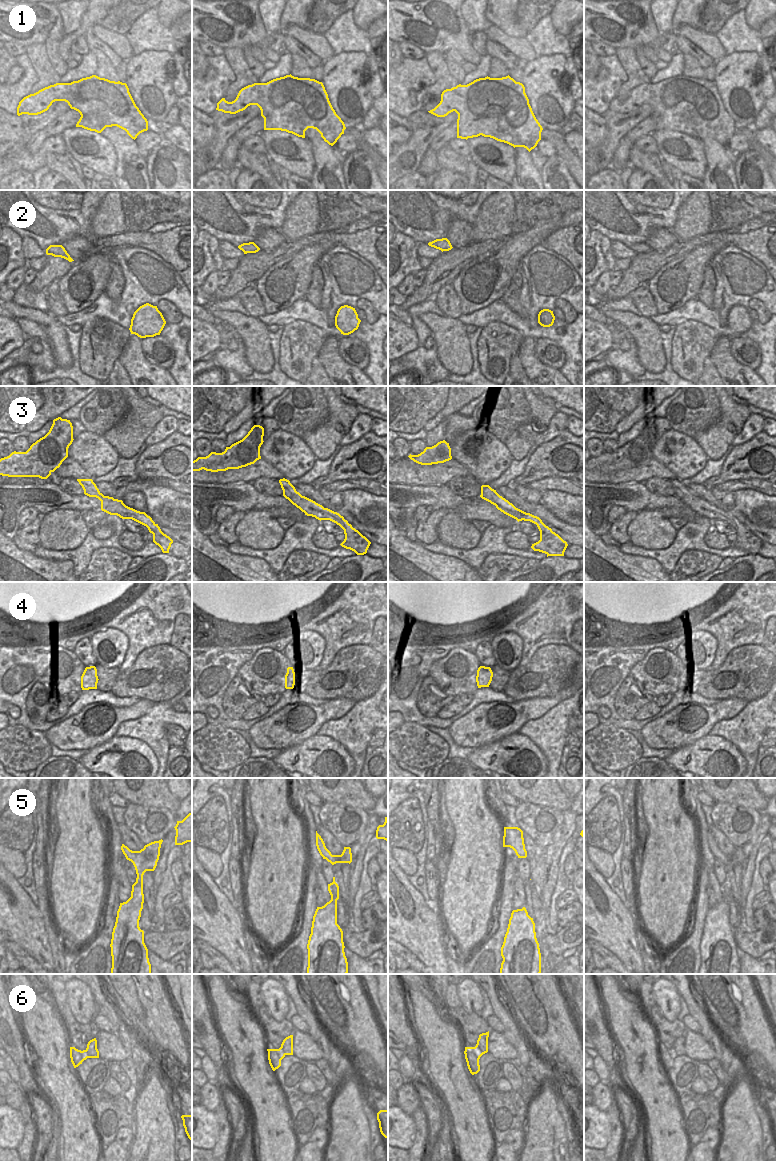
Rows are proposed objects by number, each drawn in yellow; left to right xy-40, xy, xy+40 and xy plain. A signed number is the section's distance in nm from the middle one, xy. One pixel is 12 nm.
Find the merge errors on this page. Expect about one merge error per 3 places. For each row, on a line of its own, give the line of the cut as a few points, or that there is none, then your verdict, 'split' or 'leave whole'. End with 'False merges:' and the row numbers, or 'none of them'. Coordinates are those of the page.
1: no cut | leave whole
2: no cut | leave whole
3: no cut | leave whole
4: no cut | leave whole
5: no cut | leave whole
6: xy+40 (476, 1044), (483, 1053) | split
False merges: 6

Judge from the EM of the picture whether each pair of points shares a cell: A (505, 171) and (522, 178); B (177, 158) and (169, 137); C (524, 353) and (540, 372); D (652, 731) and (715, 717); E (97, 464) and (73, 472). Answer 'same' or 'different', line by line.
A: different
B: different
C: same
D: same
E: different

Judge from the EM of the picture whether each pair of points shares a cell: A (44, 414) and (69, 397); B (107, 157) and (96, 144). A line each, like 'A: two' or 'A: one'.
A: one
B: one

